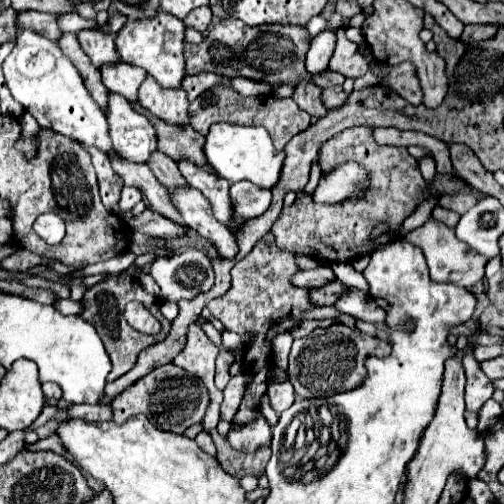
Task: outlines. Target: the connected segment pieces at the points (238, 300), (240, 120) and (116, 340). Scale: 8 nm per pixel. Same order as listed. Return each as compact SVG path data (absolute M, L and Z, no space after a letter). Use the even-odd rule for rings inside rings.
M268 232L248 256L244 256L240 262L234 264L230 272L234 276L230 290L208 304L212 318L218 318L226 326L226 330L240 334L242 332L256 334L256 338L252 340L252 344L246 348L244 354L244 368L250 374L256 374L260 368L272 364L270 356L272 338L276 334L290 332L292 326L312 308L308 298L312 288L302 290L292 286L290 276L294 272L298 272L298 266L294 264L294 254L280 250L274 242L274 234Z
M224 78L218 84L218 90L230 92L230 94L212 94L212 90L208 90L194 100L194 112L190 114L190 122L192 122L192 128L198 130L202 136L206 136L210 126L216 122L230 122L230 124L242 124L242 126L264 126L268 134L272 136L274 146L282 150L292 136L304 132L310 126L310 116L304 110L300 110L292 98L276 98L272 94L246 98L232 90L230 78Z
M120 274L120 276L108 278L108 280L104 280L104 282L92 286L92 288L88 288L82 302L84 302L82 318L84 318L86 322L94 324L94 328L98 330L98 334L100 334L104 346L106 346L108 356L112 358L112 366L114 366L114 368L112 368L112 372L108 374L108 382L114 382L116 378L120 378L122 374L126 374L128 370L132 370L134 364L136 364L136 360L138 360L138 354L140 354L144 348L148 348L150 344L162 340L162 336L166 336L166 332L170 332L170 322L168 322L166 318L162 318L162 314L160 314L160 310L158 310L158 306L160 306L158 300L156 300L154 296L146 294L146 292L142 290L142 286L140 286L140 282L138 282L136 278L132 278L132 276L128 276L128 274ZM130 300L142 302L142 304L160 320L160 324L162 324L160 334L156 334L156 336L142 334L142 332L134 330L134 328L126 322L126 318L124 318L124 306L126 306Z

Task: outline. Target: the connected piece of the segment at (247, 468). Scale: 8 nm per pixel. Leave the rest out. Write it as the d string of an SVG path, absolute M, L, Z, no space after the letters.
M212 430L212 440L216 444L216 458L236 478L242 476L262 476L266 470L266 464L270 460L270 446L258 448L254 454L238 452L230 446L230 442L218 434L218 430Z

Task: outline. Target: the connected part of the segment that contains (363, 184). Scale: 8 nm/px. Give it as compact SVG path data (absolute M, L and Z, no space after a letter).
M346 162L336 166L332 172L320 176L320 182L312 192L312 198L314 202L340 204L350 198L362 198L368 190L370 190L368 172L356 162Z

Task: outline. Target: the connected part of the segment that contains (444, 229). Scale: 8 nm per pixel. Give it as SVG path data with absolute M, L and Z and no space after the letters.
M428 218L420 228L412 230L406 236L406 240L412 240L412 244L424 252L426 264L430 268L430 278L434 282L454 282L454 284L462 284L462 286L470 288L484 278L484 266L486 266L488 258L482 254L476 254L476 250L472 250L468 244L460 242L454 234L454 228L446 226L444 222L436 222L434 218Z

